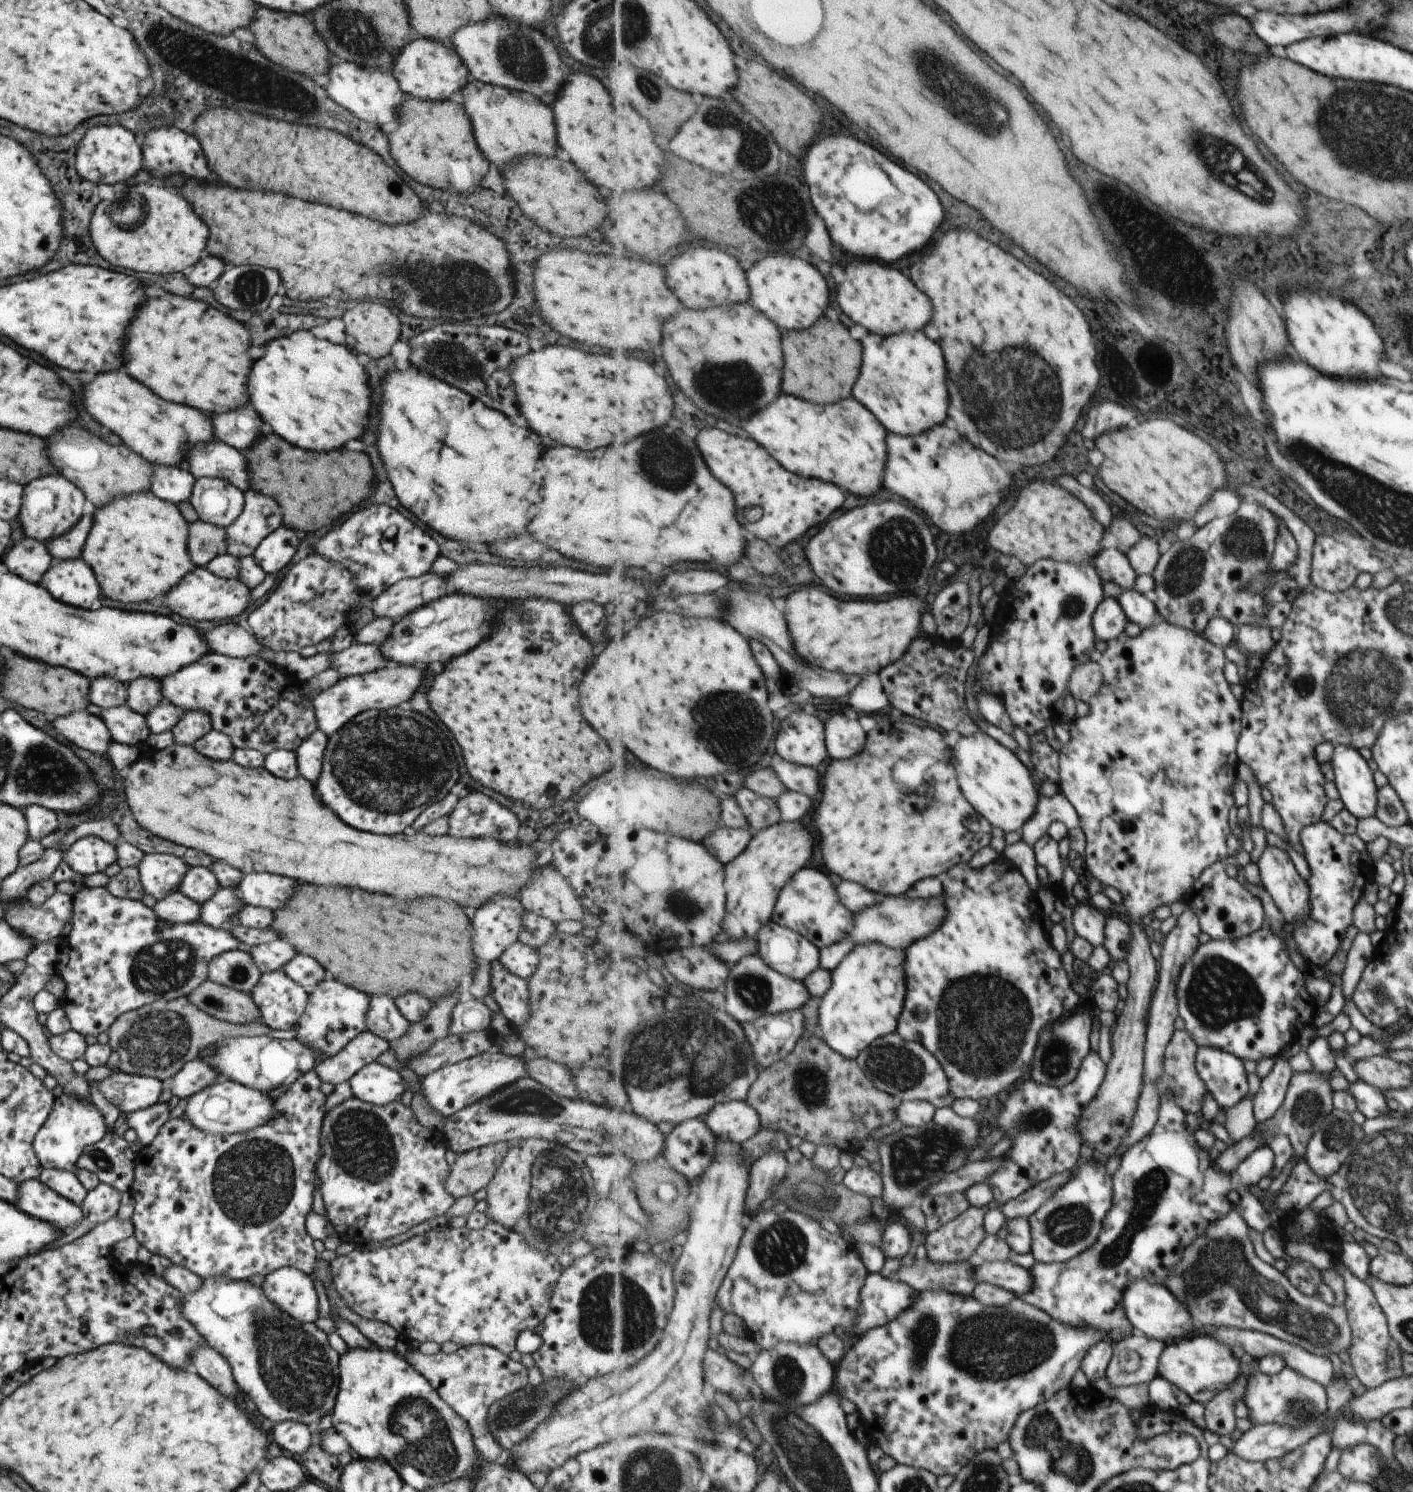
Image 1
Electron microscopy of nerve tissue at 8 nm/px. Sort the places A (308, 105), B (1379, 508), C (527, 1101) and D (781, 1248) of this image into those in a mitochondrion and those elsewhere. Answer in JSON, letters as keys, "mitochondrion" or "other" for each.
{"A":"mitochondrion","B":"mitochondrion","C":"mitochondrion","D":"mitochondrion"}

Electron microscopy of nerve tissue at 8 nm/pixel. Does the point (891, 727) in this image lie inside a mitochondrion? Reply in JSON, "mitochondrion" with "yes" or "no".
{"mitochondrion":"no"}

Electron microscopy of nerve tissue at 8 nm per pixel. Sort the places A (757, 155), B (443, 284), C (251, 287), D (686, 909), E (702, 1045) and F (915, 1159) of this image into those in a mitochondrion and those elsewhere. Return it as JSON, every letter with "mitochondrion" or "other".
{"A":"mitochondrion","B":"mitochondrion","C":"mitochondrion","D":"mitochondrion","E":"mitochondrion","F":"mitochondrion"}

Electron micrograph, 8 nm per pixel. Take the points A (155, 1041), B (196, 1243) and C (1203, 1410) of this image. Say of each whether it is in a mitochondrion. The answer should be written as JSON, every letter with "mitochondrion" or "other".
{"A":"mitochondrion","B":"other","C":"other"}

